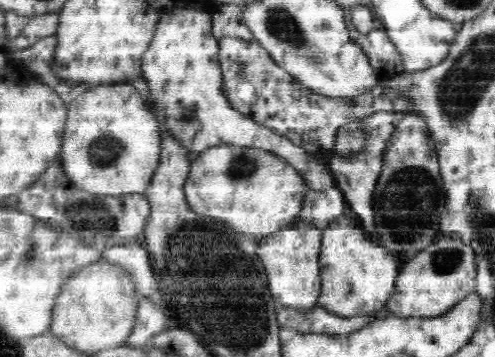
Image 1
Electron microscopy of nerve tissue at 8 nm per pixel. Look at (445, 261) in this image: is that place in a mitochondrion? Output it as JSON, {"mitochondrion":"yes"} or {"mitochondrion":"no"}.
{"mitochondrion":"yes"}

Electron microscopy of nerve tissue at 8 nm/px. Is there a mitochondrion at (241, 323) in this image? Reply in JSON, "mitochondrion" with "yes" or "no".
{"mitochondrion":"yes"}

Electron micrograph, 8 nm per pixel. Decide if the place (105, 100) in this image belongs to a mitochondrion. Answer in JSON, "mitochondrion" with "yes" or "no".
{"mitochondrion":"no"}

